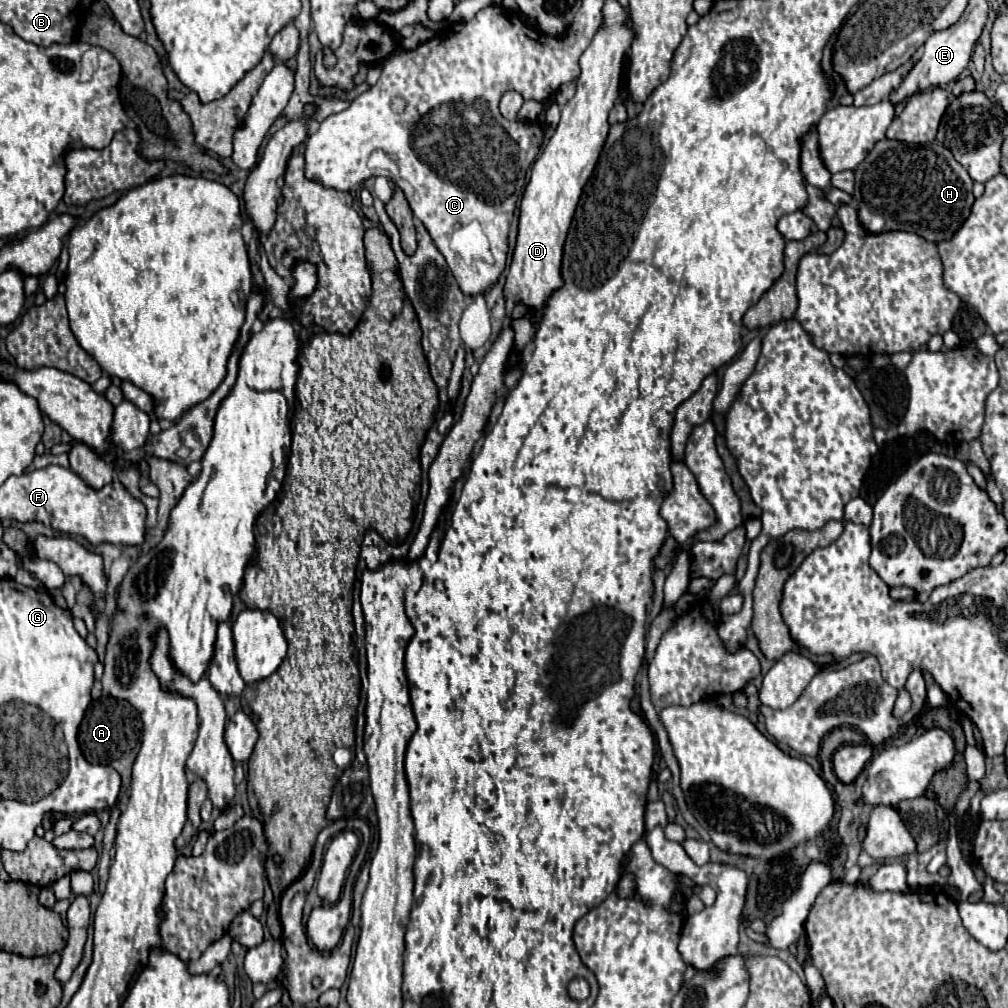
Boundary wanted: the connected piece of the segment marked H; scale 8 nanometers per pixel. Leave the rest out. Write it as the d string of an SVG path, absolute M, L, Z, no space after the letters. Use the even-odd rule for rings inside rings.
M883 139L879 141L873 151L865 157L865 161L855 169L855 201L859 203L859 219L871 233L883 233L883 231L911 231L921 235L927 241L939 243L947 237L953 237L953 233L963 225L963 221L969 217L971 205L975 201L973 197L973 179L969 173L955 161L953 153L943 147L941 143L905 143L905 141L893 141Z

